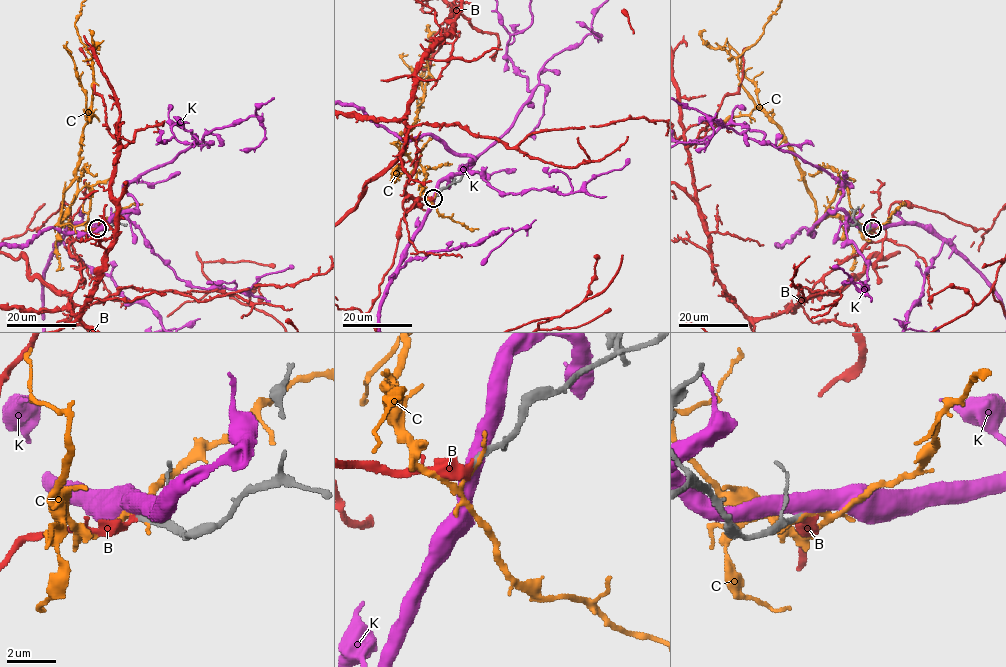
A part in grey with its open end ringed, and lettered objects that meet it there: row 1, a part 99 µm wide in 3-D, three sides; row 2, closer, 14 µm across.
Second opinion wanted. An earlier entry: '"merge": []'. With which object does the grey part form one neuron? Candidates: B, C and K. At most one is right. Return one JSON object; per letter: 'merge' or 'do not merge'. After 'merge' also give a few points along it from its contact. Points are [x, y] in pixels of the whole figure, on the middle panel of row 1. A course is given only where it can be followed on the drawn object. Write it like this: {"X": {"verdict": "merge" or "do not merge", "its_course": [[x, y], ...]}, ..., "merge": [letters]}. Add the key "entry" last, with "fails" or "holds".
{"B": {"verdict": "merge"}, "C": {"verdict": "do not merge"}, "K": {"verdict": "do not merge"}, "merge": ["B"], "entry": "fails"}

